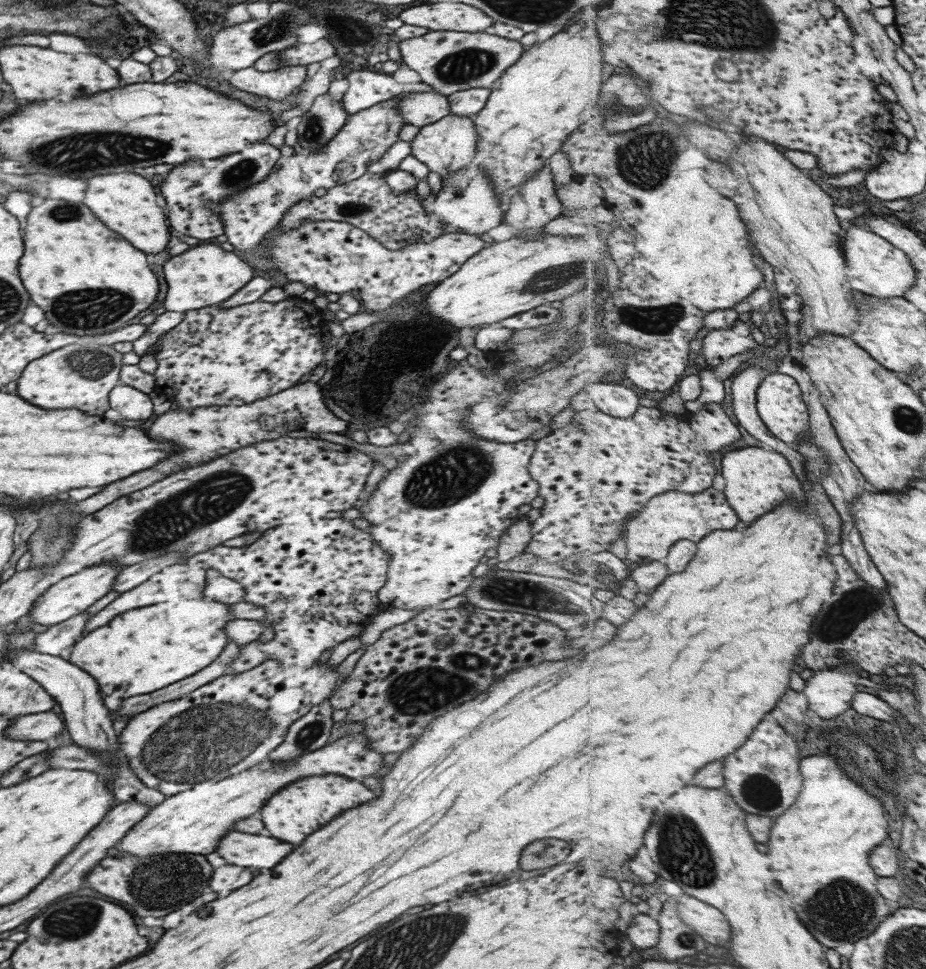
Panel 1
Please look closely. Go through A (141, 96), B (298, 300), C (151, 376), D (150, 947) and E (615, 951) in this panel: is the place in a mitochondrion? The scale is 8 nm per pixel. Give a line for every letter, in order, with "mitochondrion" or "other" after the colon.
A: other
B: other
C: other
D: other
E: other

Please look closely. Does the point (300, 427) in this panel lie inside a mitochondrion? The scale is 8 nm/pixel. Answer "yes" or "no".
no

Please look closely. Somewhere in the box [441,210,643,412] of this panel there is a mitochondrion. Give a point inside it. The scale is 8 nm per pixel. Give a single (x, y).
(555, 277)

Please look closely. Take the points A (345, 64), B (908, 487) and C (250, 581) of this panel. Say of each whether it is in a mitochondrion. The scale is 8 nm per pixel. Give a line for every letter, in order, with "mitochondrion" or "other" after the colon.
A: other
B: other
C: other

